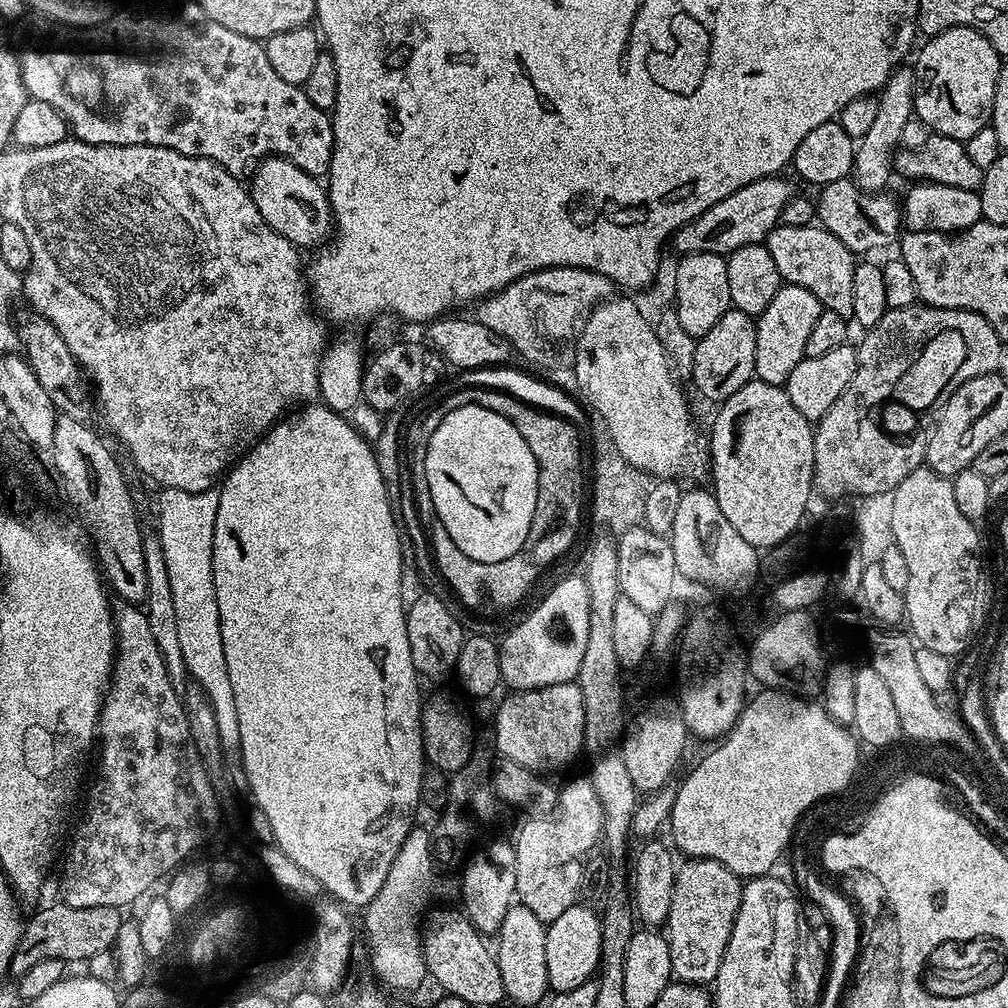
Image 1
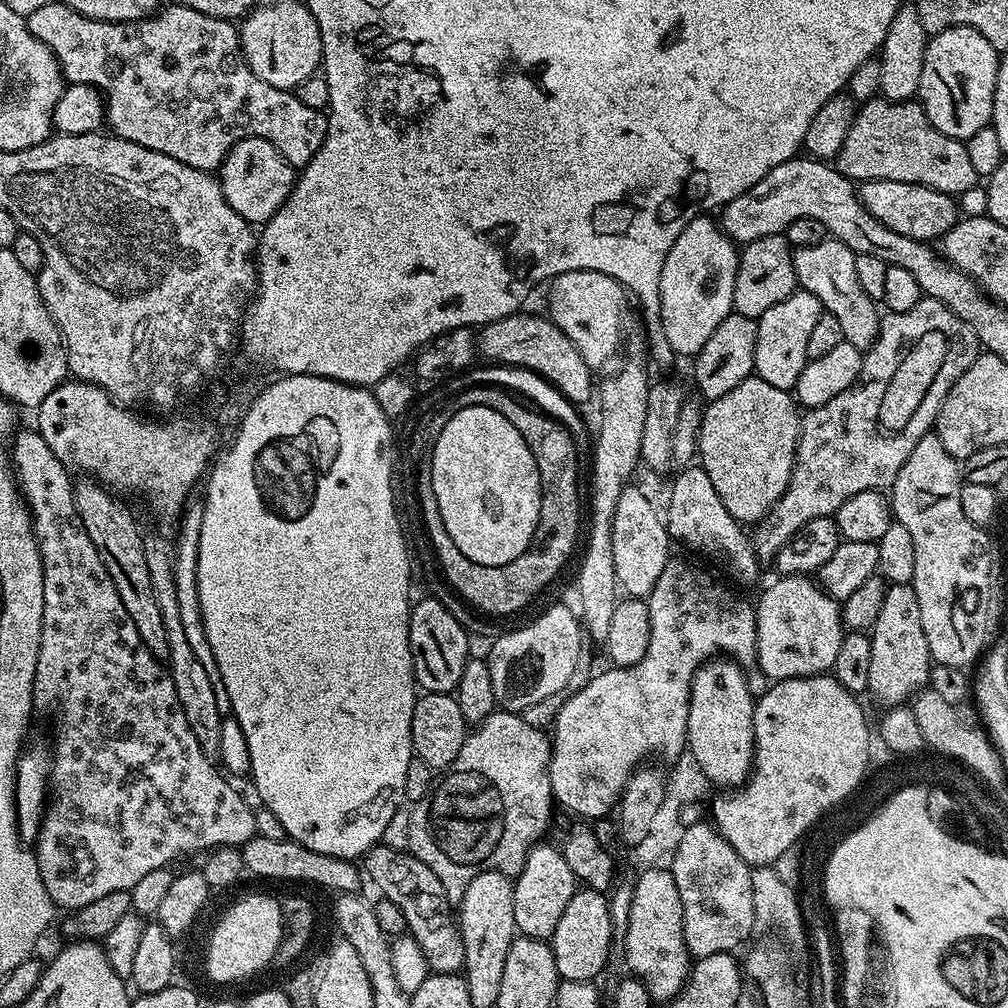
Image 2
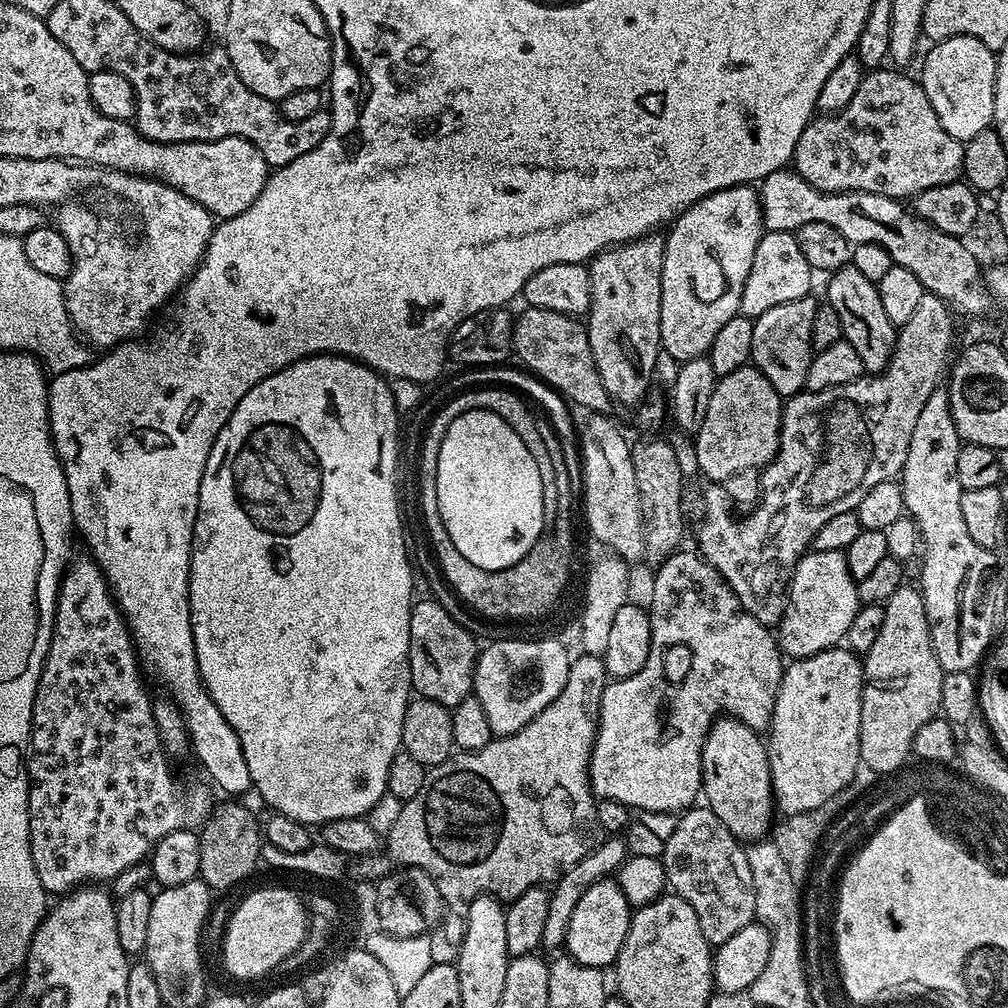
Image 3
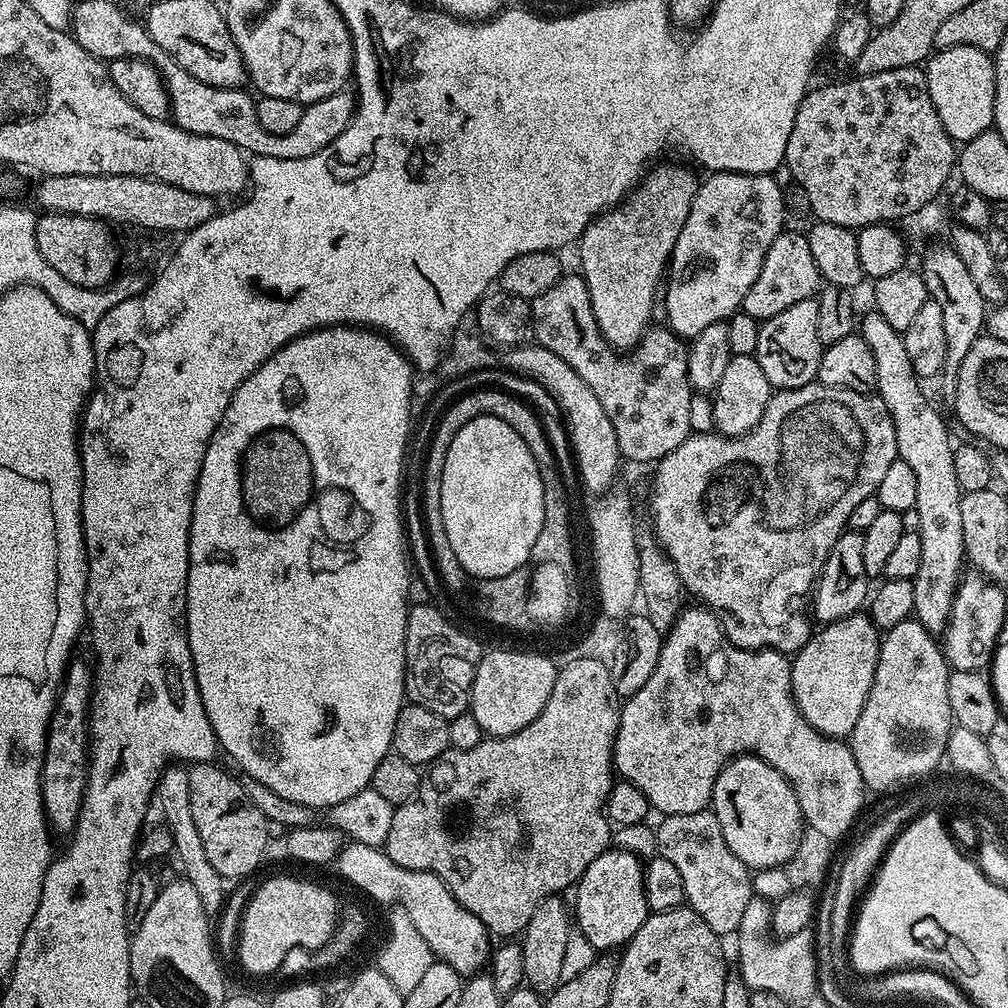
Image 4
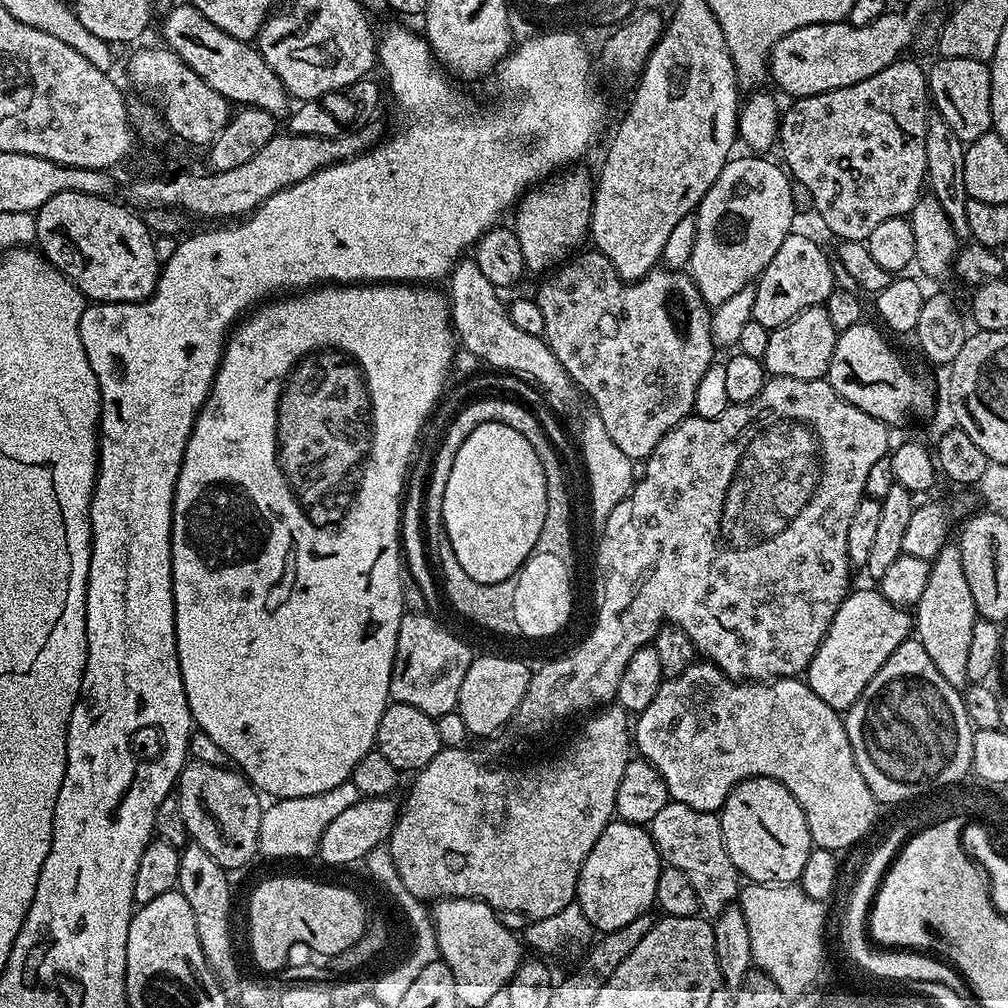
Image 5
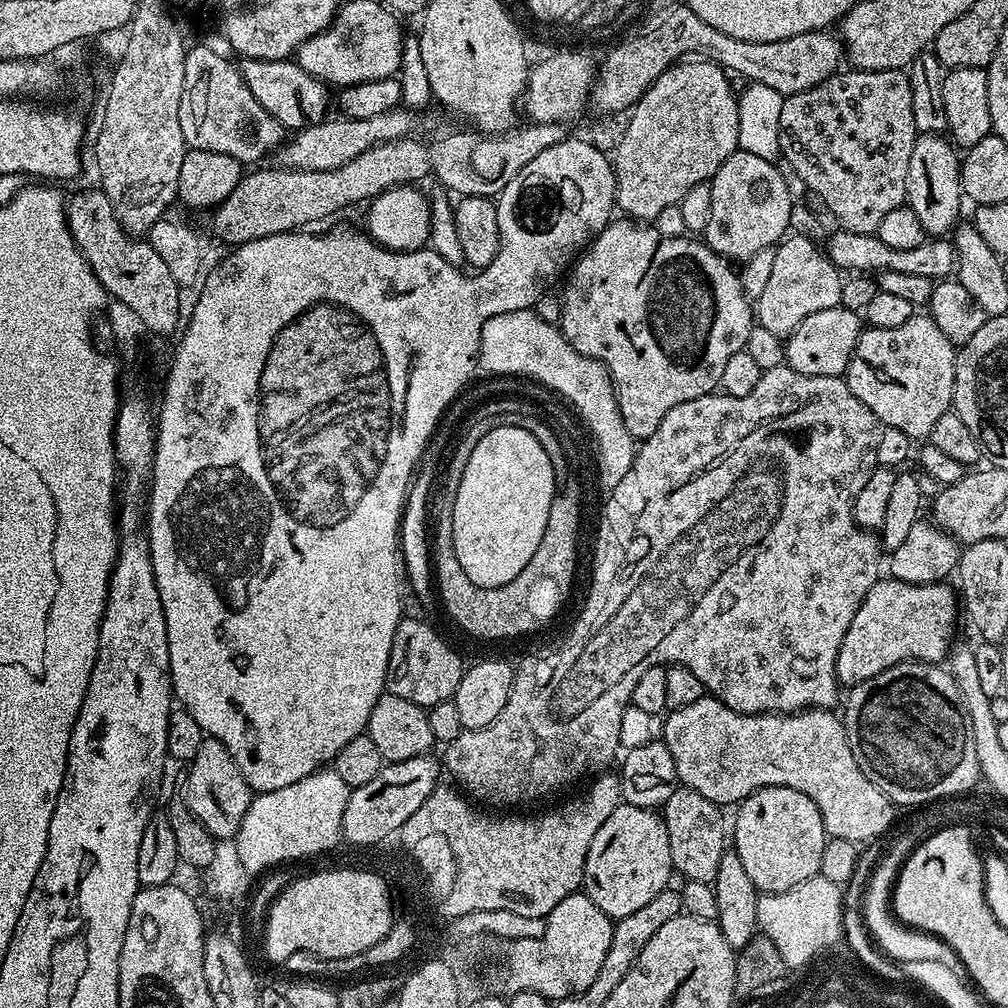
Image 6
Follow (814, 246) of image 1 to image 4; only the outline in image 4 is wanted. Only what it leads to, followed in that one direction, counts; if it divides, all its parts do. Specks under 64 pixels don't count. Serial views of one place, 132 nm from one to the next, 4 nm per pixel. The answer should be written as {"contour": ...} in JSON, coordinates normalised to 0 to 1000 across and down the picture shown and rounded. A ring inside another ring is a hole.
{"contour":[[[862,308],[858,313],[856,311],[852,314],[851,332],[867,351],[868,388],[885,413],[890,453],[907,466],[911,485],[908,503],[912,509],[912,521],[909,527],[915,538],[915,562],[911,562],[911,569],[904,575],[907,581],[905,606],[908,615],[917,624],[933,629],[940,620],[942,601],[948,592],[948,584],[952,582],[957,566],[955,563],[958,563],[952,505],[954,489],[946,474],[946,440],[940,438],[940,421],[936,411],[917,394],[913,386],[914,378],[903,359],[895,330],[887,327],[887,323],[883,323],[873,310]]]}

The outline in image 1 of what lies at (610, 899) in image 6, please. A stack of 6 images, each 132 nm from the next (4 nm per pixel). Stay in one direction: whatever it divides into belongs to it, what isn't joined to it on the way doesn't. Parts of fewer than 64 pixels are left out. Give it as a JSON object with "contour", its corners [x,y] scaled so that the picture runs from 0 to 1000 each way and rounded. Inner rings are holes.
{"contour":[[[578,895],[565,899],[565,903],[554,907],[548,916],[543,918],[542,927],[542,970],[544,979],[549,985],[562,982],[573,982],[581,973],[592,967],[595,958],[597,938],[596,906],[582,901]]]}

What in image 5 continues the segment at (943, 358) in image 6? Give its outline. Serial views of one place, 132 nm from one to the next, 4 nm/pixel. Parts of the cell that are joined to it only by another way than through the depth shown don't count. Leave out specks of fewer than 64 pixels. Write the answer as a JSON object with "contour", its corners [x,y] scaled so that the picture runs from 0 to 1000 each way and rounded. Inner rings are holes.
{"contour":[[[854,319],[831,330],[819,374],[821,382],[840,401],[851,403],[851,407],[863,411],[863,415],[874,421],[888,423],[900,413],[923,412],[929,401],[924,383],[911,370],[901,366],[900,359],[880,337],[882,334],[868,320],[861,320]]]}

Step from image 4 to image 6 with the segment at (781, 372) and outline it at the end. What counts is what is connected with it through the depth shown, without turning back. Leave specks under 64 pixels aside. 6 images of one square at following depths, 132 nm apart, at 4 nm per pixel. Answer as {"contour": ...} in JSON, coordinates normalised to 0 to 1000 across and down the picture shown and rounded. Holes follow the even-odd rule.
{"contour":[[[824,306],[812,308],[812,312],[804,312],[804,315],[796,318],[796,323],[781,334],[778,342],[778,356],[781,364],[792,371],[805,373],[837,373],[841,361],[849,352],[851,335],[855,328],[855,313],[842,306]]]}

